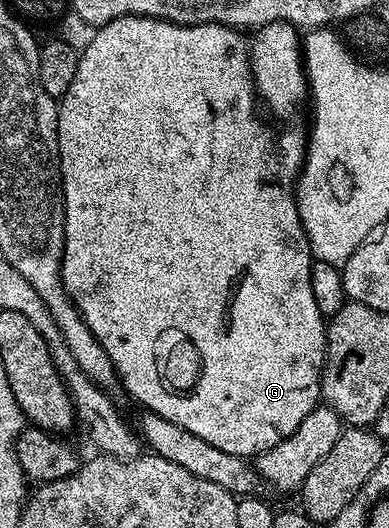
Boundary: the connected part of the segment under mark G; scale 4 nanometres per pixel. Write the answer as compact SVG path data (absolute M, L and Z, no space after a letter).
M120 17L111 23L100 26L97 33L85 45L85 50L80 50L77 58L77 70L75 79L71 79L71 87L67 87L65 96L60 98L57 107L57 146L61 156L61 190L65 192L65 250L61 260L61 282L65 285L67 295L73 301L73 306L81 312L81 318L91 327L95 339L107 351L111 363L117 372L117 380L120 388L126 389L135 400L142 406L142 410L163 415L163 419L171 419L183 431L191 431L191 435L199 435L199 439L211 443L211 447L219 447L219 451L227 451L227 455L239 455L246 459L256 459L261 453L266 453L271 447L283 443L311 415L313 409L318 408L321 401L321 369L325 366L325 330L327 328L326 318L322 317L319 307L315 307L315 295L311 295L311 267L315 260L309 252L309 240L305 234L303 223L299 219L297 210L297 194L295 186L305 159L307 148L307 137L304 132L297 129L285 129L276 137L263 122L257 118L253 110L253 85L252 79L257 84L259 92L265 96L269 109L279 116L285 117L293 113L301 104L306 104L309 83L305 75L305 63L303 60L303 41L298 30L285 21L276 21L270 25L262 25L260 29L252 34L248 41L242 30L234 29L231 25L219 25L215 21L208 21L202 25L176 25L173 21L164 21L158 17Z

